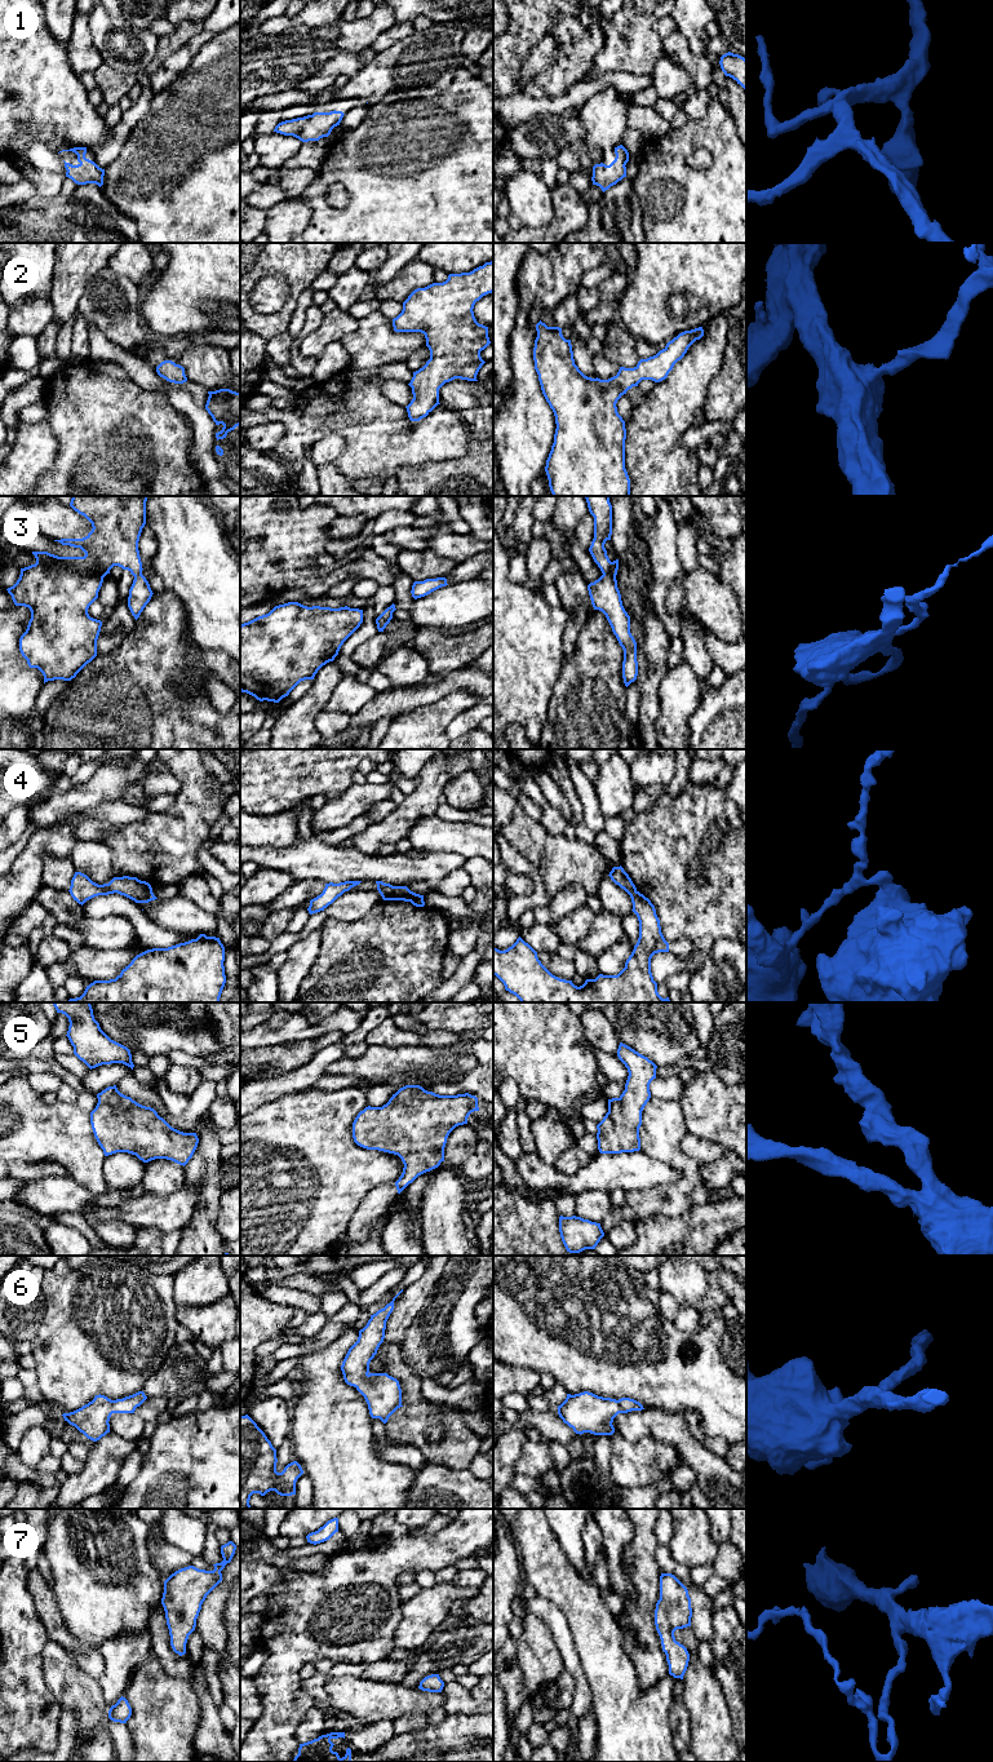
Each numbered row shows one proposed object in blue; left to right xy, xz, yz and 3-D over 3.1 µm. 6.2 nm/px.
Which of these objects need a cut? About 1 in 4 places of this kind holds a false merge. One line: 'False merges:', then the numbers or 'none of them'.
False merges: 3, 4

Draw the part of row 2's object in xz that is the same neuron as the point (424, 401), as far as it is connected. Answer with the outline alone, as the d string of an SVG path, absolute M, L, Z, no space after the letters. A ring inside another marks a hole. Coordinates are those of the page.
M493 261L486 262L483 266L470 273L449 274L443 283L433 283L425 288L415 289L403 302L402 313L393 319L395 332L421 332L425 335L426 346L430 350L430 359L418 371L413 372L413 377L408 384L412 388L413 399L405 407L411 421L420 421L426 417L439 403L439 389L455 378L478 381L476 375L486 363L480 351L489 344L488 327L479 324L474 316L474 305L483 296L493 292Z

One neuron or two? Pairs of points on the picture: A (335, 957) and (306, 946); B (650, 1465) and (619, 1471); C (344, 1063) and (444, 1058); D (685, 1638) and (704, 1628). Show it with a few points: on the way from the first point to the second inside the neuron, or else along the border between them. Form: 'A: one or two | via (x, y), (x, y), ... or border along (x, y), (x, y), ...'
A: two | border along (322, 928), (318, 955), (305, 978)
B: one | via (642, 1473), (626, 1474)
C: one | via (368, 1065), (390, 1059), (420, 1059)
D: two | border along (690, 1627), (699, 1639)

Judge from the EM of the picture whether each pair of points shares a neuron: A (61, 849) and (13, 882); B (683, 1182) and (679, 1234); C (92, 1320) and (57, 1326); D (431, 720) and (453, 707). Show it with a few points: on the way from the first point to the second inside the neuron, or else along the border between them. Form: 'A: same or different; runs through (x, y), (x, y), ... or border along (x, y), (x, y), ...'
A: same; runs through (48, 848), (44, 848), (30, 862), (26, 870)
B: different; border along (695, 1204), (678, 1216), (650, 1216)
C: same; runs through (83, 1326), (66, 1326)
D: same; runs through (437, 716), (448, 707)

